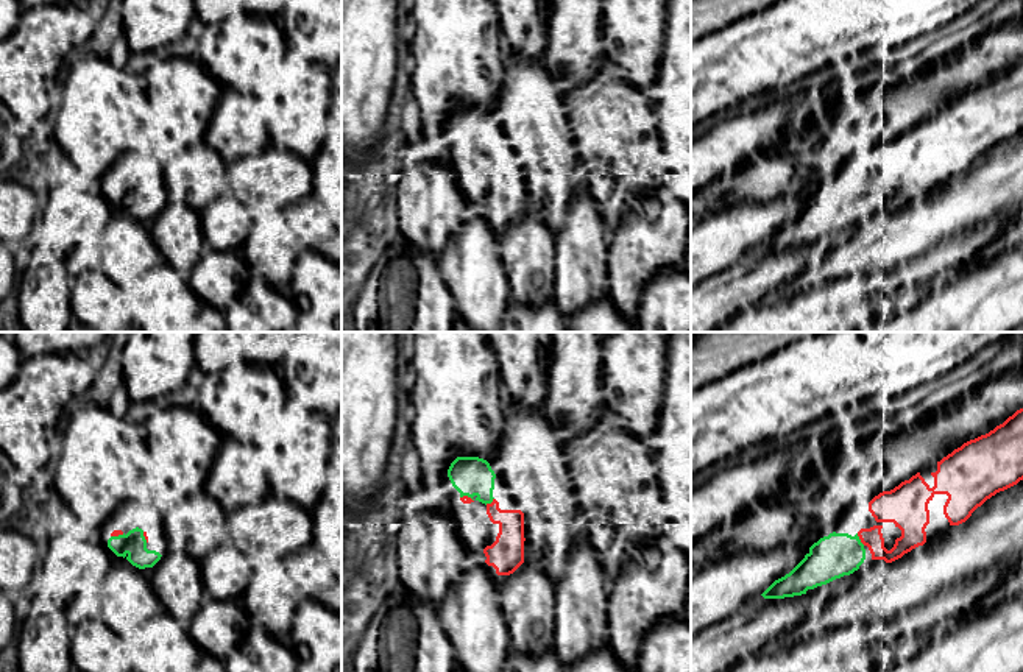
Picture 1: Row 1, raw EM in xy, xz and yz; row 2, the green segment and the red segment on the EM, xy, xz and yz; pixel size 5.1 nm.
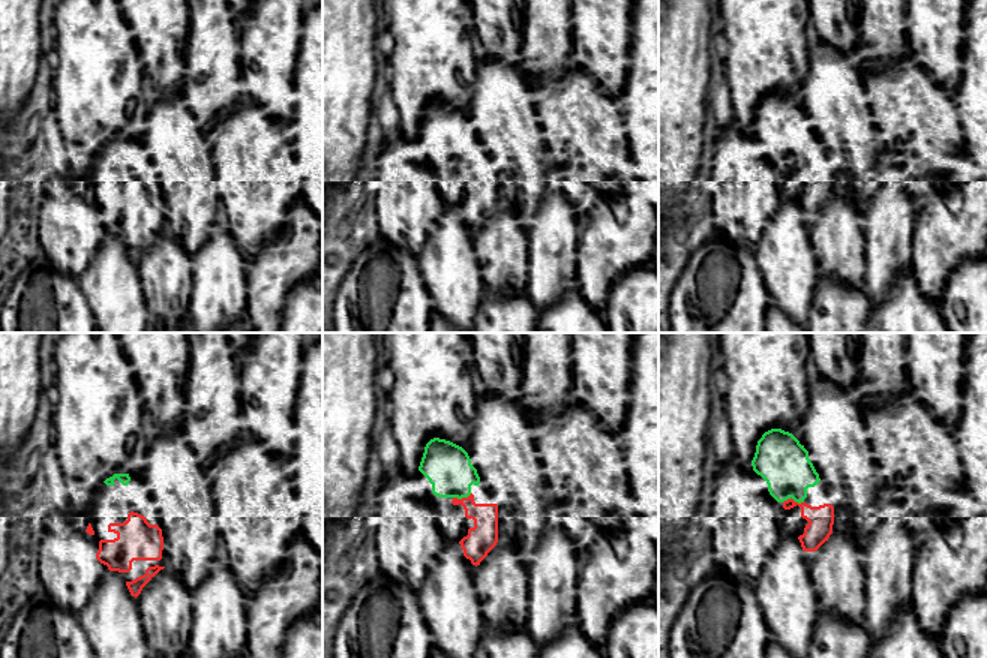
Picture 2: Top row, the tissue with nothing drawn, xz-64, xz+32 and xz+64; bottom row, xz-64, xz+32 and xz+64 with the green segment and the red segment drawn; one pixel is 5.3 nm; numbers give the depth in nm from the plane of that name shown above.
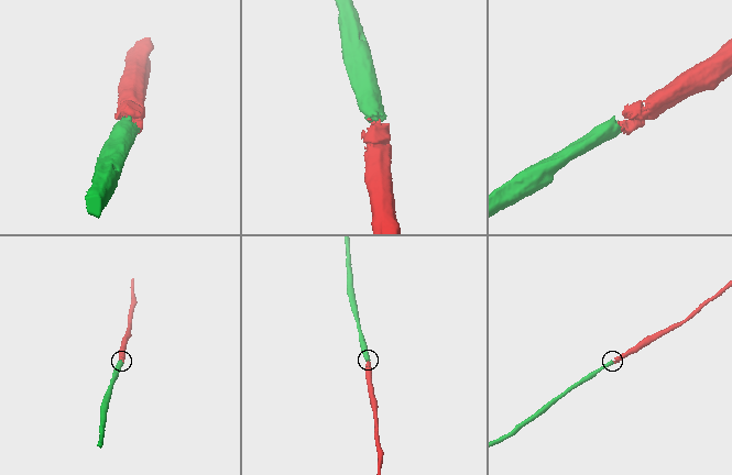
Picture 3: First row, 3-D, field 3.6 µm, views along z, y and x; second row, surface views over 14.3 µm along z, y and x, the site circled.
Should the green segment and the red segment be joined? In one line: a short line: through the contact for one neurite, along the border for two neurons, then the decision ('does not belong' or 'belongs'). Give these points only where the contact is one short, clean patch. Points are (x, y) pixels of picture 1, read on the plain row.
belongs

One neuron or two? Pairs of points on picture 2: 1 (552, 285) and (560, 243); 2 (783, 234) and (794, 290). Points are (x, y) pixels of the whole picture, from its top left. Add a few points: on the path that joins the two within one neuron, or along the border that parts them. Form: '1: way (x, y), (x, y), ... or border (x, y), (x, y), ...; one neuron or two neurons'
1: way (552, 275), (554, 254); one neuron
2: way (785, 248), (791, 276); one neuron

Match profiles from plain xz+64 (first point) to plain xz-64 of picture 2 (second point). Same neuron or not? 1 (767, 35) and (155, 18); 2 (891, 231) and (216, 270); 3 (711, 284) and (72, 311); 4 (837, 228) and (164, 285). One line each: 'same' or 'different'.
1: different
2: same
3: same
4: same

